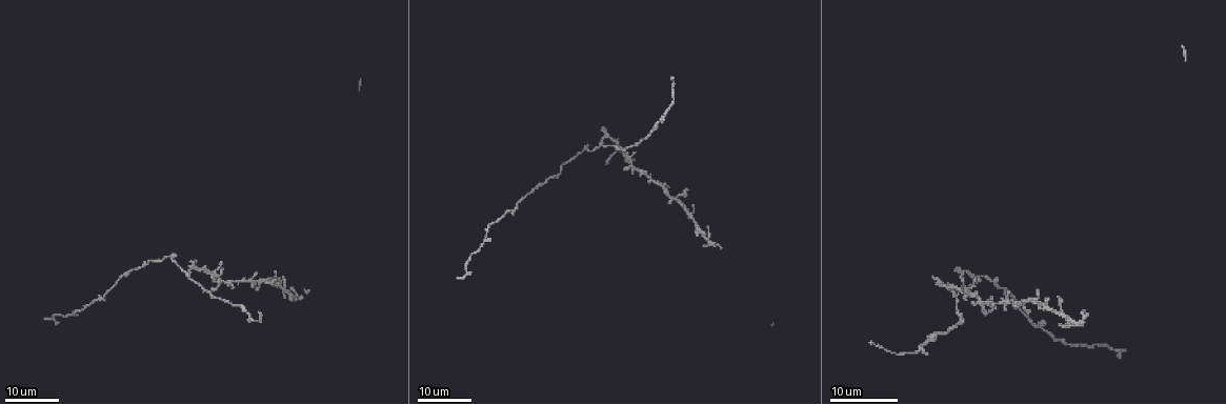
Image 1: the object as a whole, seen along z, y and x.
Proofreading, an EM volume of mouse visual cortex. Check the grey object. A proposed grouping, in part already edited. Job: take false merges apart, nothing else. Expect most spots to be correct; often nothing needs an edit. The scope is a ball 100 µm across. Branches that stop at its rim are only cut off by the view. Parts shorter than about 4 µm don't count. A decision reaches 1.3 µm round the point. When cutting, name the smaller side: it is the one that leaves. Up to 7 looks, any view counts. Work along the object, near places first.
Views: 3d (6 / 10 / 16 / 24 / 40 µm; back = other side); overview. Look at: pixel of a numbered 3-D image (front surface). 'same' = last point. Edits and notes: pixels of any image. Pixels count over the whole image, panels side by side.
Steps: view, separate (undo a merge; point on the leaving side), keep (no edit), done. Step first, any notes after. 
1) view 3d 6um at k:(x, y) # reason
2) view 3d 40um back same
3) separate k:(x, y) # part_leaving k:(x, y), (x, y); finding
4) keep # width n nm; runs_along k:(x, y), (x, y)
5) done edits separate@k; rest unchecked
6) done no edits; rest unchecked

view 3d 24um at 1:(233, 283)

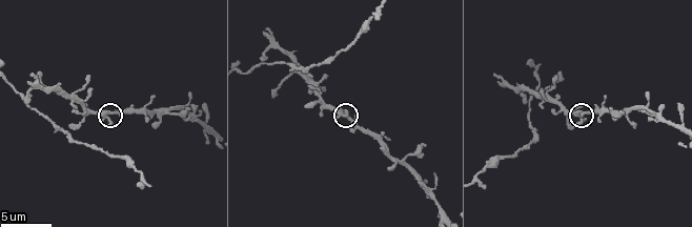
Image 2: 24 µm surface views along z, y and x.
view 3d 10um at 2:(111, 113) # closer look

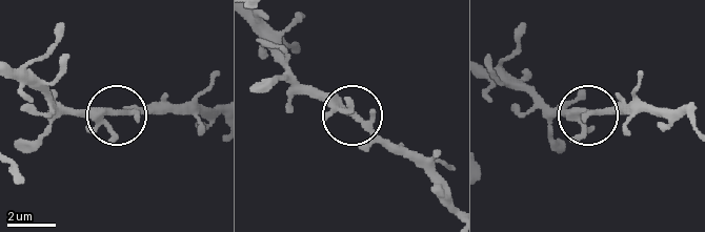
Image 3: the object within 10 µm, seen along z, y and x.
keep # arms 5; runs_along 3:(395, 152), (360, 123), (318, 99), (289, 70); one neuron here

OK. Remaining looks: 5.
view 3d 10um at 2:(262, 62) # three-way junction

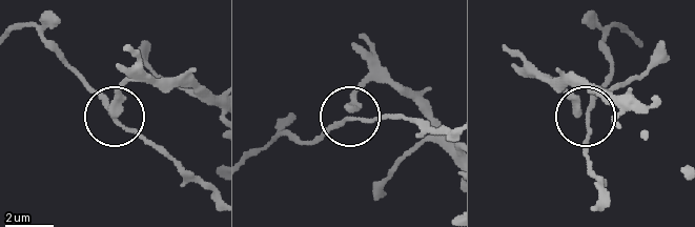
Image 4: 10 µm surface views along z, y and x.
view 3d 10um back at 4:(583, 112)

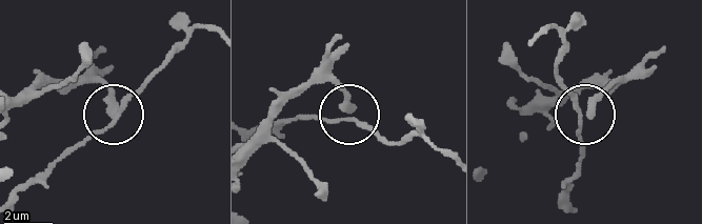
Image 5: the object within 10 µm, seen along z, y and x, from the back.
keep # all the same neuron

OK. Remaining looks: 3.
view 3d 6um at 2:(539, 66)

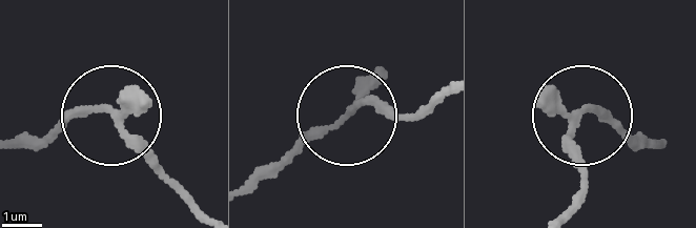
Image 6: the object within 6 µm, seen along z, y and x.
keep # runs_along 6:(204, 209), (103, 111), (74, 111), (16, 145); continuous, no second neuron

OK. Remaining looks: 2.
done no edits; rest unchecked

